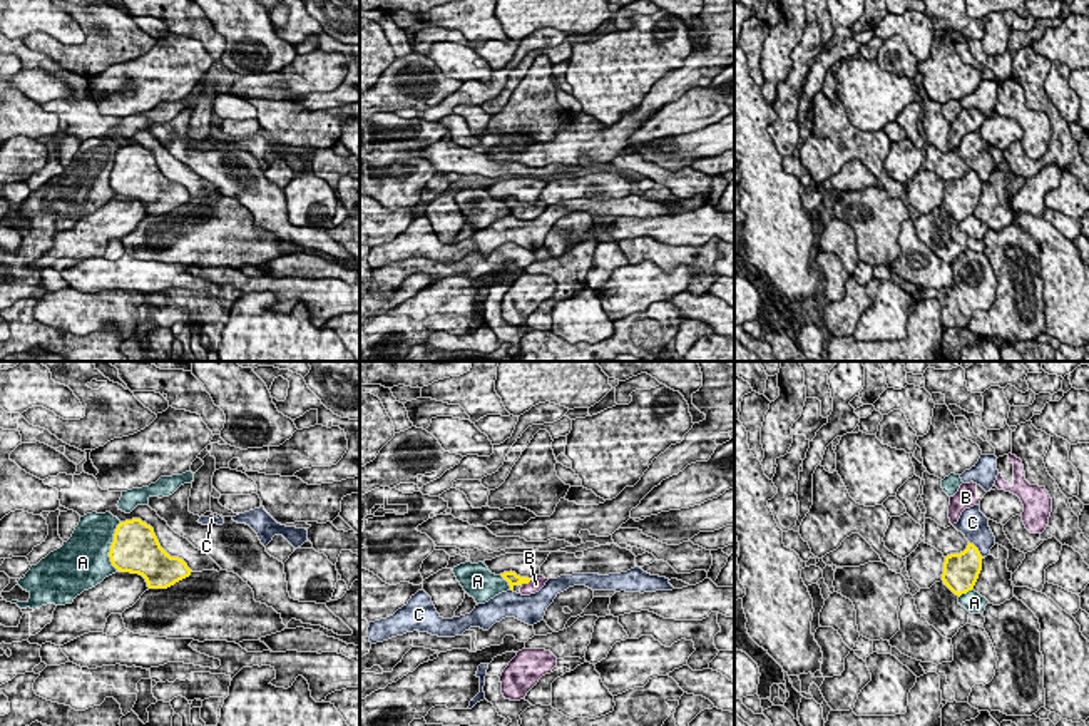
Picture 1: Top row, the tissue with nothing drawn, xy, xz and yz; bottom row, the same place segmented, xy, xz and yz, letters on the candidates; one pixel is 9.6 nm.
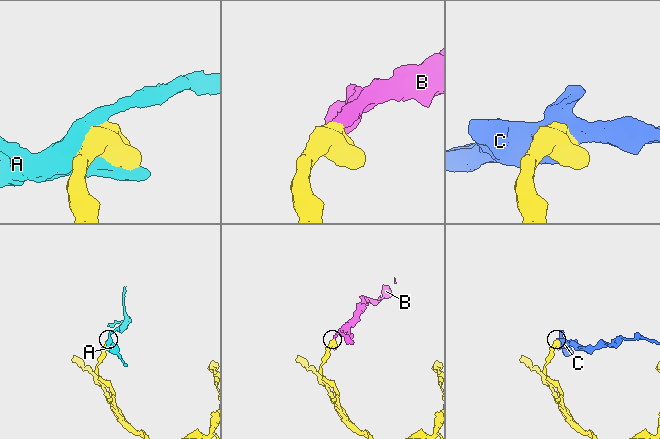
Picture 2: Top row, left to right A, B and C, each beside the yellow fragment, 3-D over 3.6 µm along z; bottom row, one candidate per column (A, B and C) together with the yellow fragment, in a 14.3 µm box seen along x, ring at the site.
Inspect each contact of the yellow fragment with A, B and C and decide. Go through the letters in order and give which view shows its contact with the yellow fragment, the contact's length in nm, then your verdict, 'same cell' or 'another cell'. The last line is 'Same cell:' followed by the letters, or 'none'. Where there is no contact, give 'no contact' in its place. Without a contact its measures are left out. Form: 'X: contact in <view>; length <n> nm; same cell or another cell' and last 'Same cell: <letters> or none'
A: contact in xy; length 480 nm; another cell
B: contact in xz; length 140 nm; same cell
C: contact in yz; length 220 nm; another cell
Same cell: B

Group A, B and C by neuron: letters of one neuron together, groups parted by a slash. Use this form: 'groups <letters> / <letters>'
groups A / B / C

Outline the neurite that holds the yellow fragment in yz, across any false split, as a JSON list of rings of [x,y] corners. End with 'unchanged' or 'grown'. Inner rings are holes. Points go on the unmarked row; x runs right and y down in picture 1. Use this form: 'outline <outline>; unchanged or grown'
outline [[[970,167],[964,177],[947,181],[942,199],[943,209],[959,222],[967,219],[979,204],[982,184],[979,174]]]; unchanged

